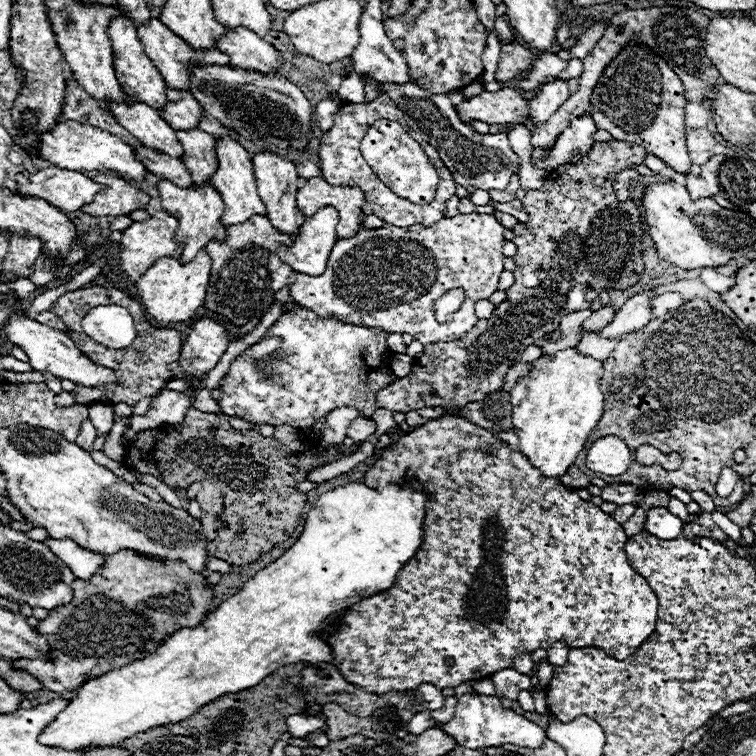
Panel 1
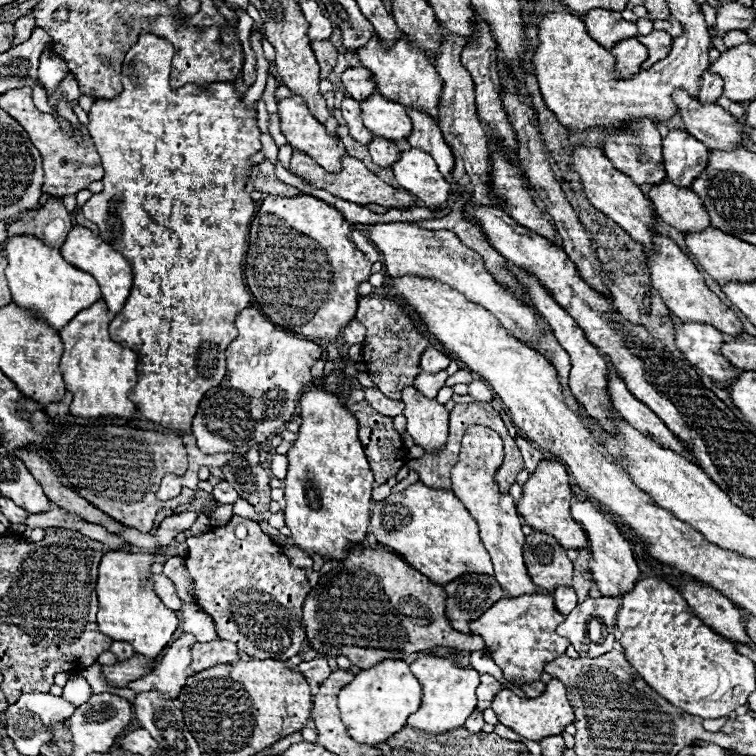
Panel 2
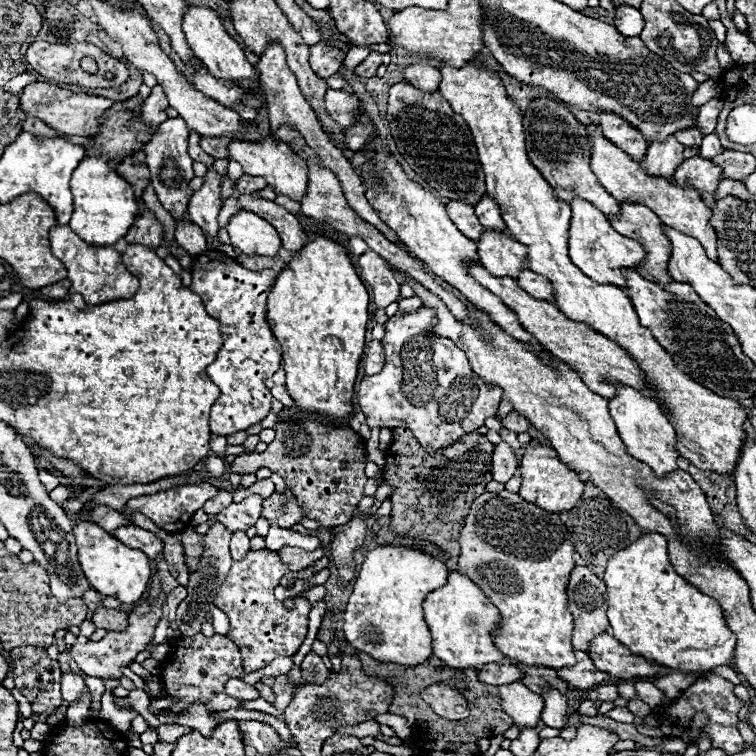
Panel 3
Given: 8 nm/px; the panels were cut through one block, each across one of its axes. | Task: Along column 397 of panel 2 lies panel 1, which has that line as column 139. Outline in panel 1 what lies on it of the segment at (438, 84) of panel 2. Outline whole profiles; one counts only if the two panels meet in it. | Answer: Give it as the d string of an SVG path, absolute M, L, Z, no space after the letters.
M126 16L112 18L110 26L108 26L108 34L110 34L110 40L112 40L112 50L114 50L114 70L118 74L118 82L122 86L124 94L128 94L132 100L146 102L148 106L154 106L154 108L160 110L166 104L166 94L164 94L166 84L164 84L158 68L144 54L144 48L138 40L136 26L132 24L132 20L126 18Z

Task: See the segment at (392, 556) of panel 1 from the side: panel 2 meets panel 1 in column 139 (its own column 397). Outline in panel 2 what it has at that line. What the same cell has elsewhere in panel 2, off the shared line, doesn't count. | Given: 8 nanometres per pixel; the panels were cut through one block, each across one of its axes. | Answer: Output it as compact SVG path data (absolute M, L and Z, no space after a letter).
M382 660L380 664L360 670L356 678L338 694L338 708L348 734L362 744L378 746L406 726L410 714L420 708L422 688L404 660Z

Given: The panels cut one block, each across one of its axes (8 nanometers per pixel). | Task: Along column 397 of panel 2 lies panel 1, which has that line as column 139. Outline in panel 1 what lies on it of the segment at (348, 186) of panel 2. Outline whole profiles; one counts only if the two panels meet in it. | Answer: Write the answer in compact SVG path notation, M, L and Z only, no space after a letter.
M110 172L98 174L94 178L96 182L104 184L106 188L100 190L94 200L86 206L82 206L82 212L92 216L122 216L130 214L132 210L138 210L150 202L150 196L124 178L118 178Z

